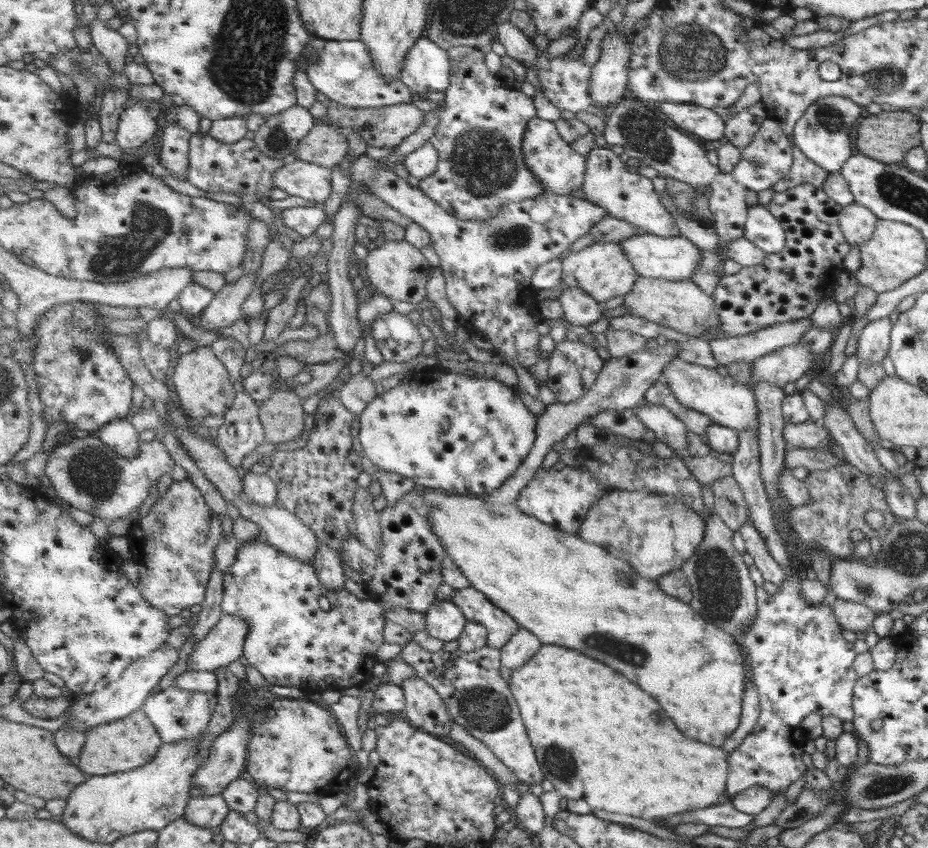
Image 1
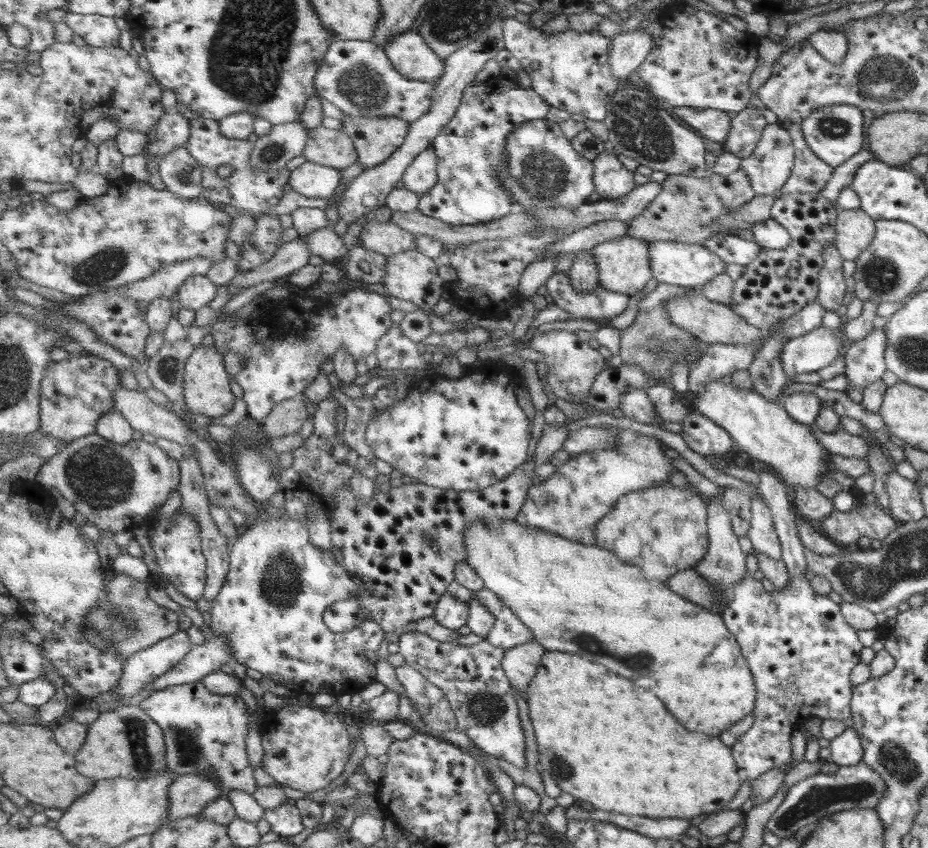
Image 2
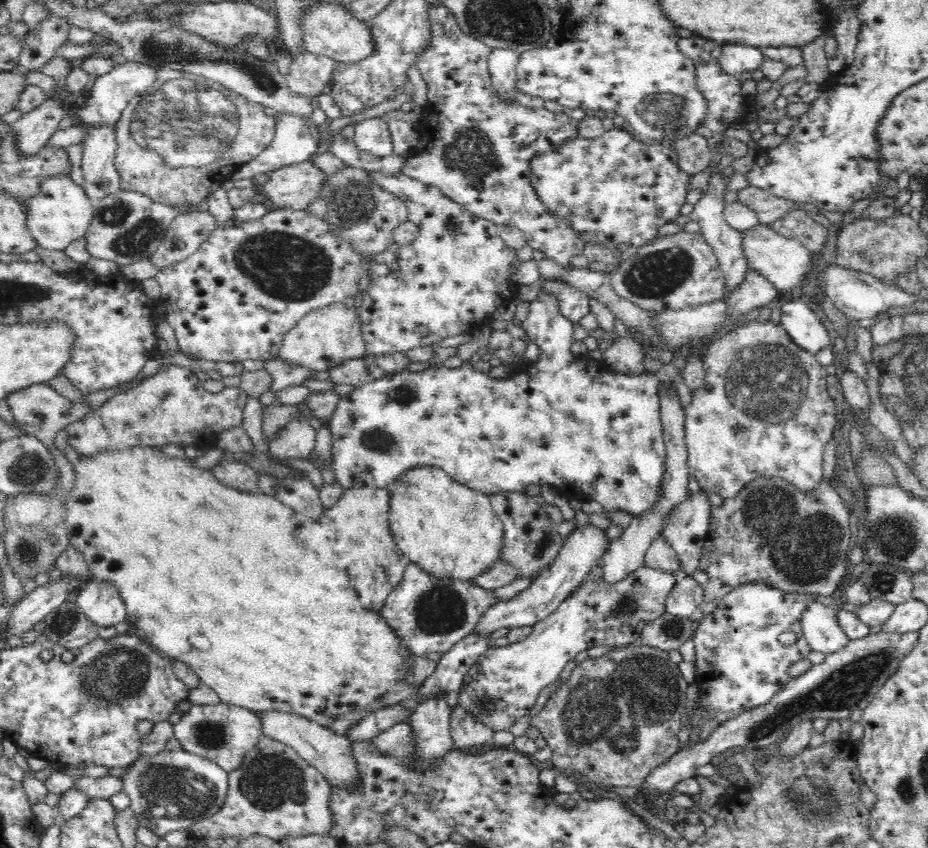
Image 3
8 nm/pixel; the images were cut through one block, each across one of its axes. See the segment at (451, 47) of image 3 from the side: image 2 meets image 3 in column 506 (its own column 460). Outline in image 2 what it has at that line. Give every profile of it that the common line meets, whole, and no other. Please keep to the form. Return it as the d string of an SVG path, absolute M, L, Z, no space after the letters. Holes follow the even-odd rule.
M502 77L469 85L455 117L433 142L438 155L438 184L419 196L417 210L455 225L488 223L523 211L504 186L504 178L510 173L509 134L528 121L546 119L551 108L535 90Z

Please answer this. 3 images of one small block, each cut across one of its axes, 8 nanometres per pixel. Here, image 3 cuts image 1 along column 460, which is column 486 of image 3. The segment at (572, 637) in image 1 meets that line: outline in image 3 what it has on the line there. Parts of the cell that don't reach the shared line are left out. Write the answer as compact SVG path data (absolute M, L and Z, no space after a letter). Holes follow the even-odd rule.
M414 466L410 470L403 471L399 474L398 478L394 480L387 487L388 493L390 494L390 503L388 509L388 515L390 515L390 531L394 534L394 540L398 545L400 552L403 556L408 558L408 561L417 562L425 571L444 578L457 578L464 581L470 581L483 570L486 570L494 561L499 558L499 550L502 546L503 539L503 525L500 518L494 513L493 506L490 503L489 496L483 494L481 491L472 490L466 487L464 484L453 480L448 473L438 466Z

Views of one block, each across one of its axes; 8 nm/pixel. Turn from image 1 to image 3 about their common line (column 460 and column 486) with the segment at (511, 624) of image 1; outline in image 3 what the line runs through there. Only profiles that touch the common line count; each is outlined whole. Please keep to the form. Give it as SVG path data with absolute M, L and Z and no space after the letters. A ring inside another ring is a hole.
M408 561L401 581L388 596L380 617L386 625L394 629L399 645L406 645L406 649L409 649L412 655L426 656L439 661L459 640L473 632L478 617L486 610L486 607L498 601L493 590L488 591L462 579L438 577L422 569L417 562Z

